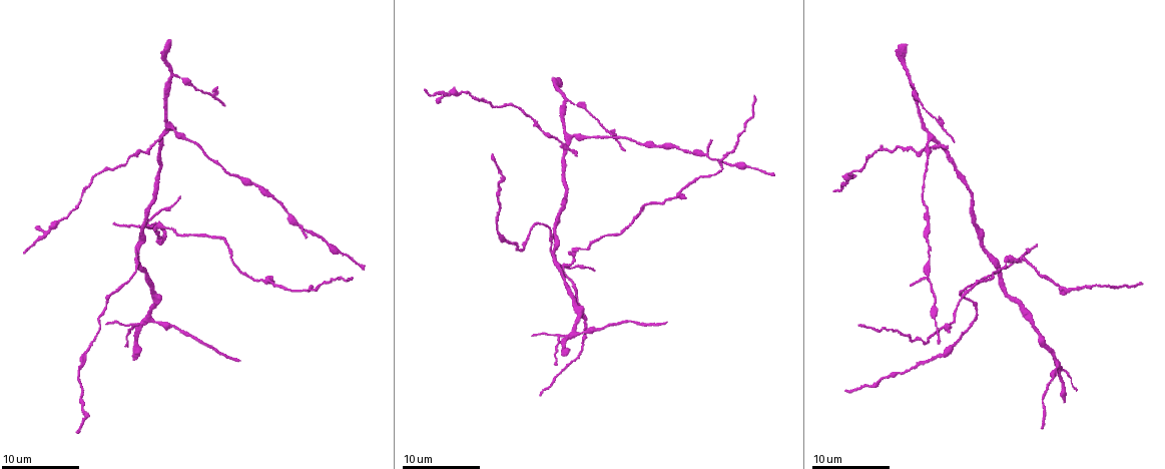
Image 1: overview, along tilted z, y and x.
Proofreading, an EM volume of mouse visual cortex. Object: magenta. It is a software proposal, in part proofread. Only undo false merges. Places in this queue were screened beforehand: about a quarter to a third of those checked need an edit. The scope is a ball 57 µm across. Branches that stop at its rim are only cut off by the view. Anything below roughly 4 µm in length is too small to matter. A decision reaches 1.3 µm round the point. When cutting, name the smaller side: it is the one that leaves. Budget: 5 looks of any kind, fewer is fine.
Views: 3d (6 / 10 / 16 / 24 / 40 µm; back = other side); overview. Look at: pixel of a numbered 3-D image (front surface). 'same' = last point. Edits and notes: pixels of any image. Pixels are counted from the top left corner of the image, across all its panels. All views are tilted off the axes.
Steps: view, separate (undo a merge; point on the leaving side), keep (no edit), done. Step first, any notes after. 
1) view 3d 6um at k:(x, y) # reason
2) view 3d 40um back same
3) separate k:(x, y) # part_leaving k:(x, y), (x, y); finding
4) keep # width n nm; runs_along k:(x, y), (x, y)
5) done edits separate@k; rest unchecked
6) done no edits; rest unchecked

view 3d 6um at 1:(174, 73) # branch point

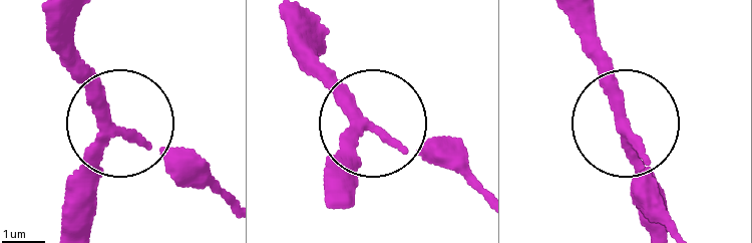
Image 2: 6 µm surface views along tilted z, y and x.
keep # width 220 nm; one neuron here

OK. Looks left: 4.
view 3d 10um at 1:(936, 142) # four arms meet

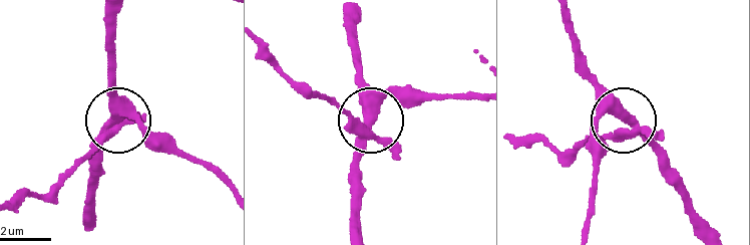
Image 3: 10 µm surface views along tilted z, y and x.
separate 3:(400, 151) # side_arm 29 um; part_leaving 3:(368, 131), (302, 85), (263, 48); two neurons meet here

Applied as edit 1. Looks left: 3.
view overview # redraw

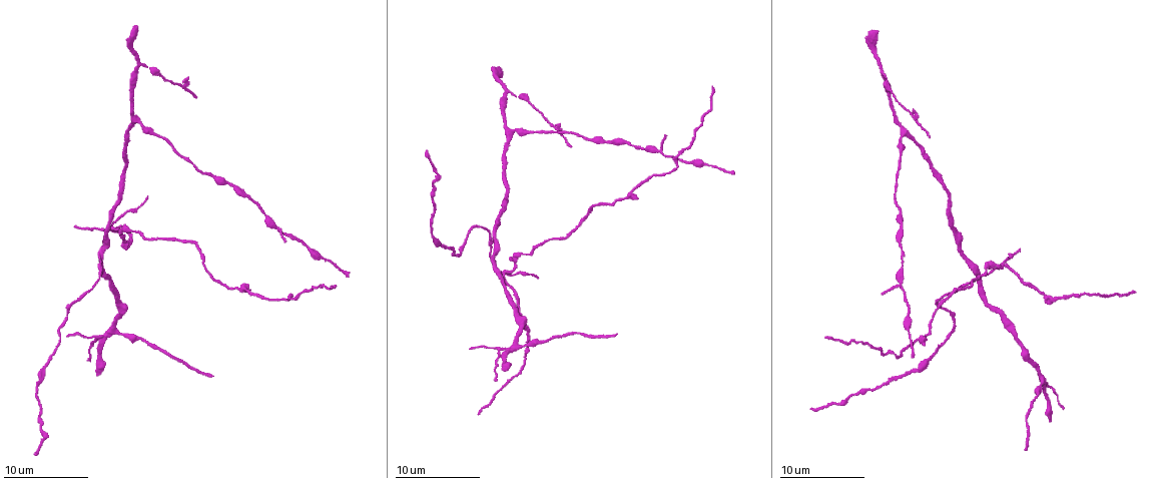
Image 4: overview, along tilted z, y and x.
view 3d 10um at 4:(902, 284) # small branch off a trunk

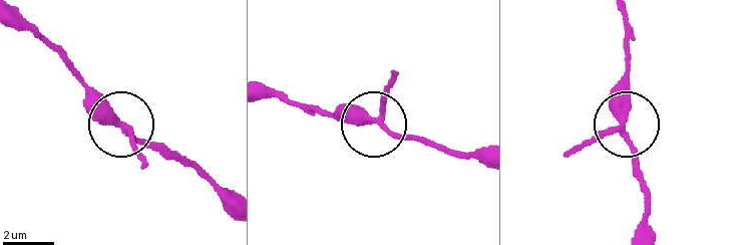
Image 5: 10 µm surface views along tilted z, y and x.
keep # width 240 nm; runs_along 5:(268, 96), (425, 141); continuous, no second neuron

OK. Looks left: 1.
done edits separate@3; rest unchecked

